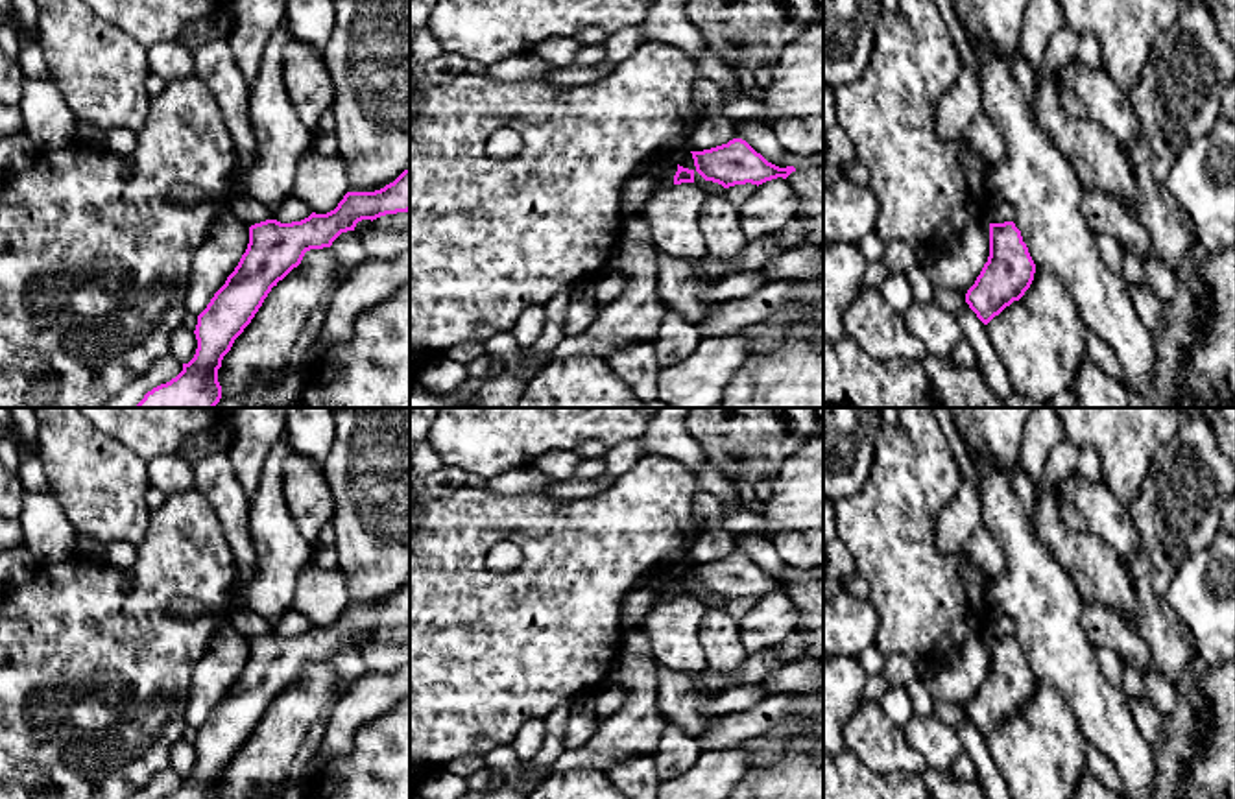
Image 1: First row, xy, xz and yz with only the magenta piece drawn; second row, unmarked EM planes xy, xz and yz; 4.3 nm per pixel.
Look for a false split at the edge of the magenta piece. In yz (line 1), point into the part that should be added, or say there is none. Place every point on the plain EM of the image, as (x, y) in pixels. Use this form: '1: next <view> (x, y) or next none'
1: next none

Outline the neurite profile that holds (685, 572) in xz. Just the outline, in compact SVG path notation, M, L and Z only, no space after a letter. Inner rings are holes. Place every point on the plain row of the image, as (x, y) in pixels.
M687 565L679 570L674 572L676 578L683 579L683 581L689 581L694 585L694 596L707 607L714 607L714 609L725 609L725 603L722 598L718 596L713 596L713 594L705 594L698 585L696 585L696 579L694 579L694 572L692 572L692 566Z

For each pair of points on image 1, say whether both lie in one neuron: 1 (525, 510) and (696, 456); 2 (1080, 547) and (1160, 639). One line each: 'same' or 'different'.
1: different
2: different

